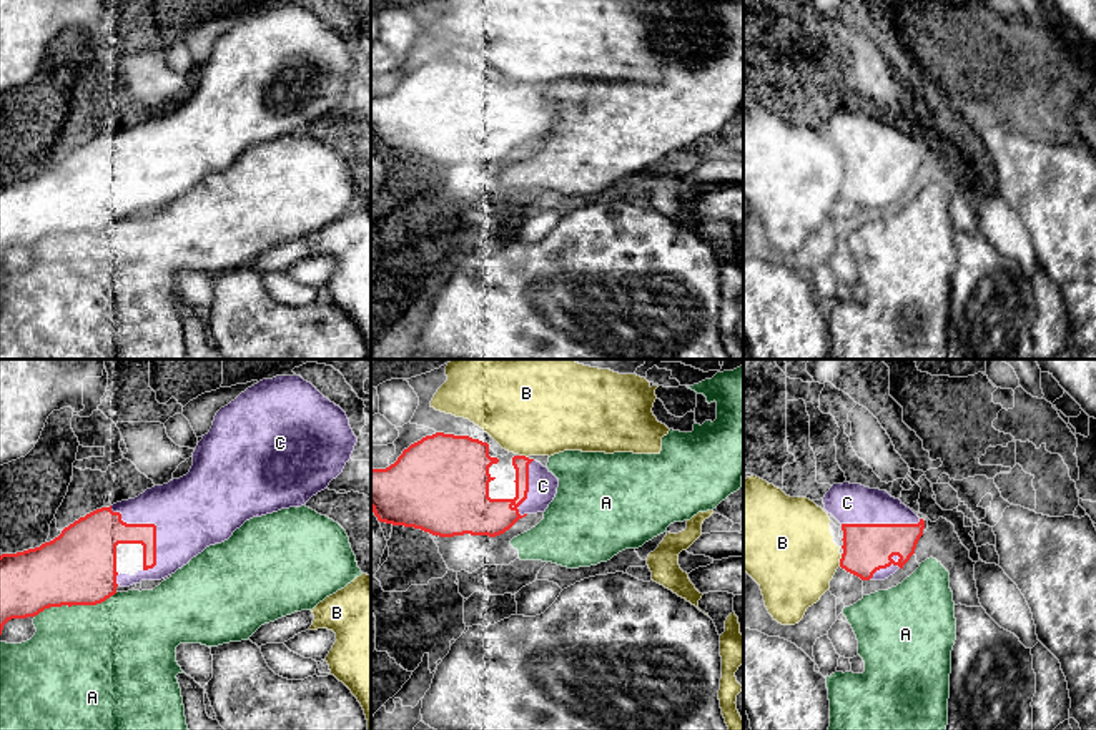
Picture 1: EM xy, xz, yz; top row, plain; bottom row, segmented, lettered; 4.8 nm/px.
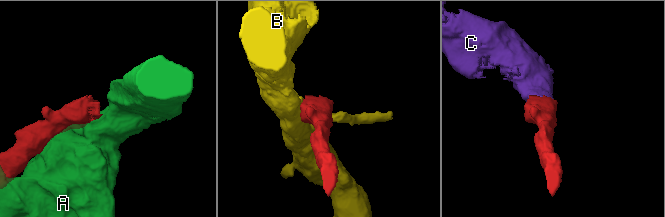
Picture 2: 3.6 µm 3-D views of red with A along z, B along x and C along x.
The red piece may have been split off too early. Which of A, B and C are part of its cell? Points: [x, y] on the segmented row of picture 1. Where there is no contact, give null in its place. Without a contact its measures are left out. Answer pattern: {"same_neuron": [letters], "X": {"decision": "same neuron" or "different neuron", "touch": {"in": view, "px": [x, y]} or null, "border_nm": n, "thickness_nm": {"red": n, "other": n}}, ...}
{"same_neuron": ["C"], "A": {"decision": "different neuron", "touch": {"in": "xy", "px": [75, 604]}, "border_nm": 420, "thickness_nm": {"red": 360, "other": 480}}, "B": {"decision": "different neuron", "touch": {"in": "yz", "px": [840, 561]}, "border_nm": 70, "thickness_nm": {"red": 240, "other": 440}}, "C": {"decision": "same neuron", "touch": {"in": "xy", "px": [152, 524]}, "border_nm": 380, "thickness_nm": {"red": 200, "other": 360}}}

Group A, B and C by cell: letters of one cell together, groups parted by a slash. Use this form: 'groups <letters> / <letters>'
groups A / B / C

